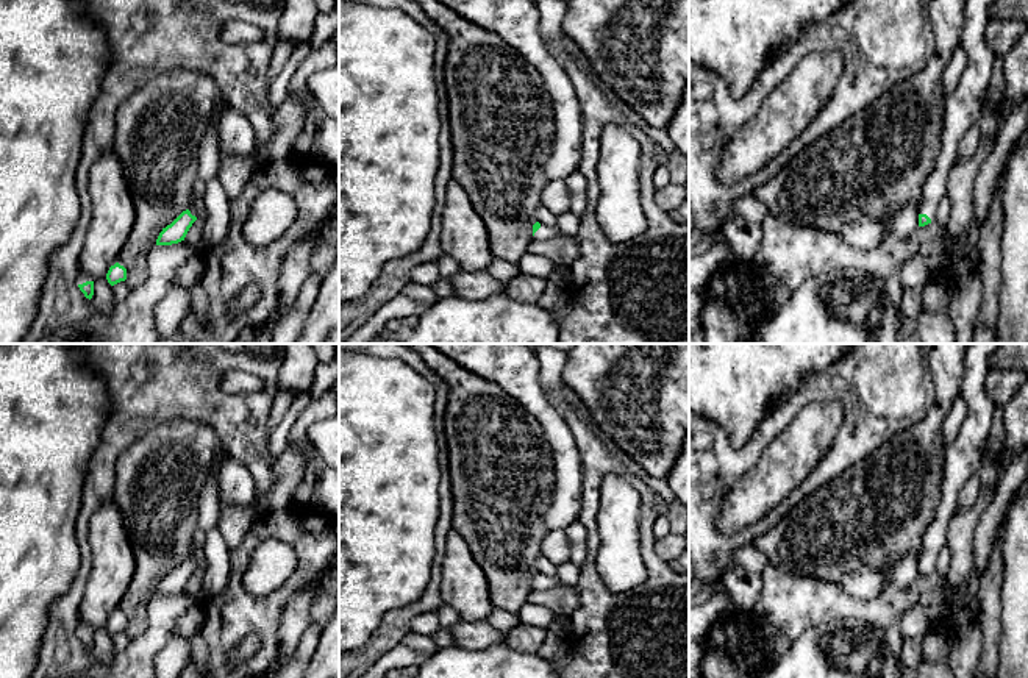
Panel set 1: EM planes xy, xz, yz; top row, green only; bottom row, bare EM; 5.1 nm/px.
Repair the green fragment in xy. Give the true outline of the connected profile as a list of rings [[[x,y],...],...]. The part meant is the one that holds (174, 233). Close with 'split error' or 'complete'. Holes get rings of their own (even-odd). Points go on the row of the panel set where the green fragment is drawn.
[[[197,177],[191,206],[186,211],[183,211],[170,225],[162,228],[162,231],[156,239],[156,245],[172,245],[184,241],[189,228],[197,220],[195,217],[197,211],[194,208],[194,202],[197,198],[203,198],[205,192],[206,192],[206,183],[200,177]]]; split error

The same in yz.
[[[967,0],[966,3],[961,45],[967,53],[967,66],[956,91],[945,103],[944,133],[936,164],[925,180],[919,227],[936,219],[937,205],[947,195],[947,178],[956,162],[958,145],[981,116],[983,98],[995,61],[995,55],[986,42],[986,30],[991,22],[989,8],[994,2]]]; split error

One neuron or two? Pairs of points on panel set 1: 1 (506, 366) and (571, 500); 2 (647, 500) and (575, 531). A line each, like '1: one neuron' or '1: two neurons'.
1: one neuron
2: two neurons

